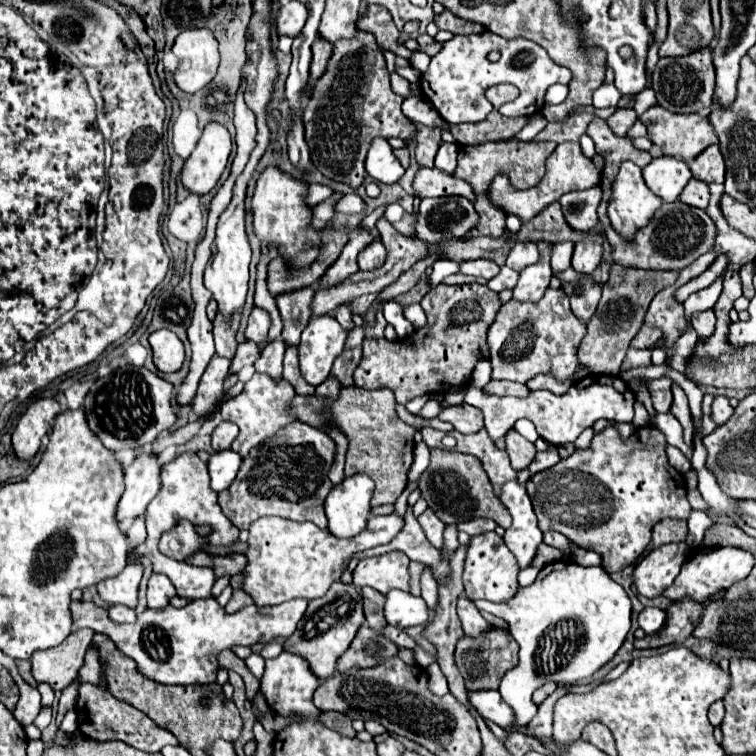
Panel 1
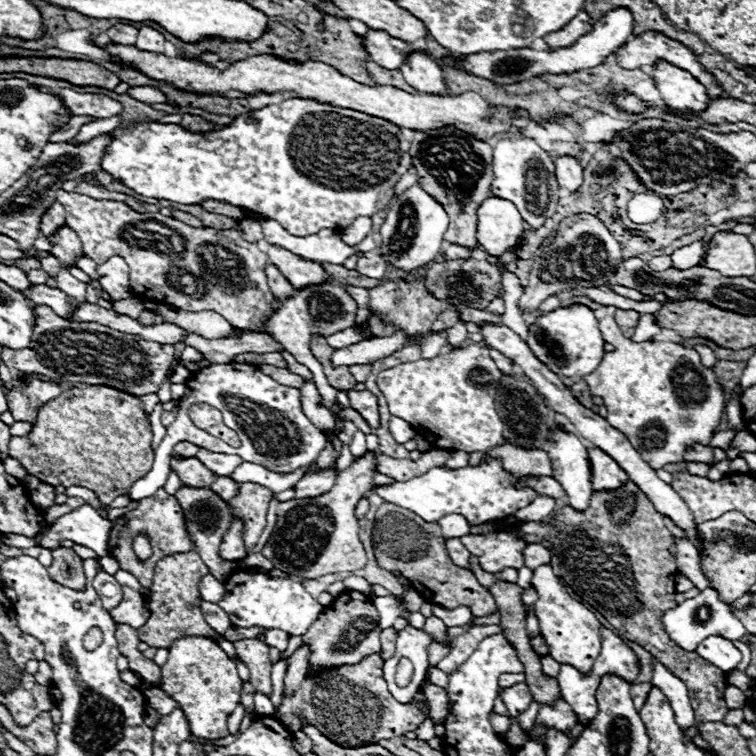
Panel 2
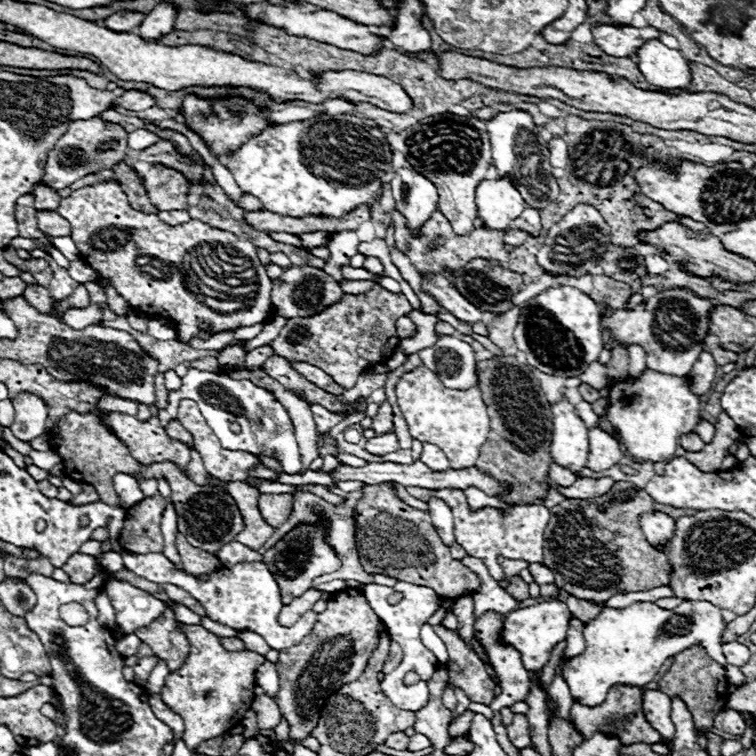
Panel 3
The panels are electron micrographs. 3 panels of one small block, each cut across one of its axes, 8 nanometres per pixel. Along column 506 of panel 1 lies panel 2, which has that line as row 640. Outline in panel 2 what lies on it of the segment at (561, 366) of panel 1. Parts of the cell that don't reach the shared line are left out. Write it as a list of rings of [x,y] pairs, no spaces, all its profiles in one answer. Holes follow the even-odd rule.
[[[344,592],[338,596],[338,614],[336,620],[318,620],[302,636],[302,644],[310,648],[308,658],[308,674],[318,674],[322,670],[330,670],[344,664],[358,664],[362,658],[370,654],[378,654],[380,646],[380,626],[378,626],[378,612],[372,600],[360,592]]]

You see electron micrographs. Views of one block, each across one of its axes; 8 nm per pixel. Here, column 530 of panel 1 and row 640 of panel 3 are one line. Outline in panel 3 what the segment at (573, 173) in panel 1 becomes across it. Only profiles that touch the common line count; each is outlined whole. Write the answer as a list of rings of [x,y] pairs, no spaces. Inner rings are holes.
[[[180,624],[180,628],[190,642],[190,654],[176,672],[168,674],[160,696],[164,704],[184,720],[186,730],[182,740],[194,750],[200,742],[216,738],[242,722],[246,710],[252,706],[256,668],[264,664],[264,656],[250,650],[228,652],[222,648],[220,638],[202,626]],[[206,692],[210,692],[210,696],[206,696]]]

